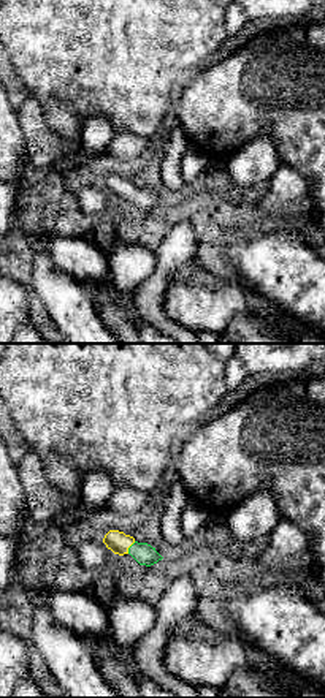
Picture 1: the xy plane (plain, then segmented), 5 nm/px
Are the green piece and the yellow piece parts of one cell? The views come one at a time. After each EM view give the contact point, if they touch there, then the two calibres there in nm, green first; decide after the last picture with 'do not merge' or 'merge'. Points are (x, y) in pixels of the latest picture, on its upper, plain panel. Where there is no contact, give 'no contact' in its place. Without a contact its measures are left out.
meets green at (129, 193); 110 nm thick on the green side, 110 nm on the other

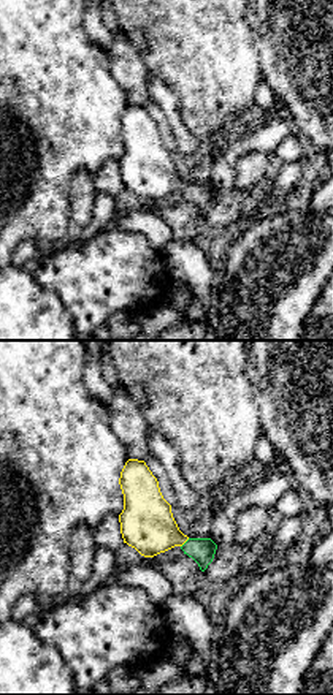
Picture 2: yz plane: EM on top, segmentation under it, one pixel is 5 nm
meets green at (184, 189); 130 nm thick on the green side, 280 nm on the other

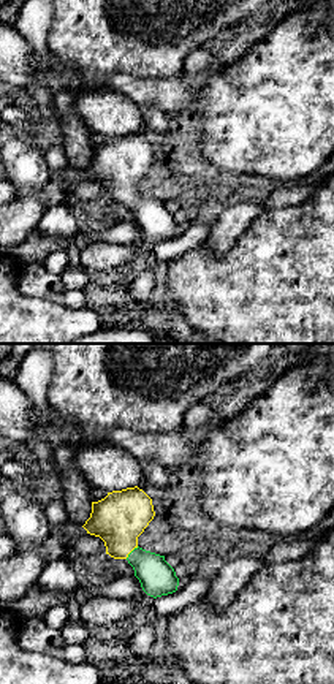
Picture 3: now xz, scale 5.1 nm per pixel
meets green at (132, 197); 180 nm thick on the green side, 260 nm on the other

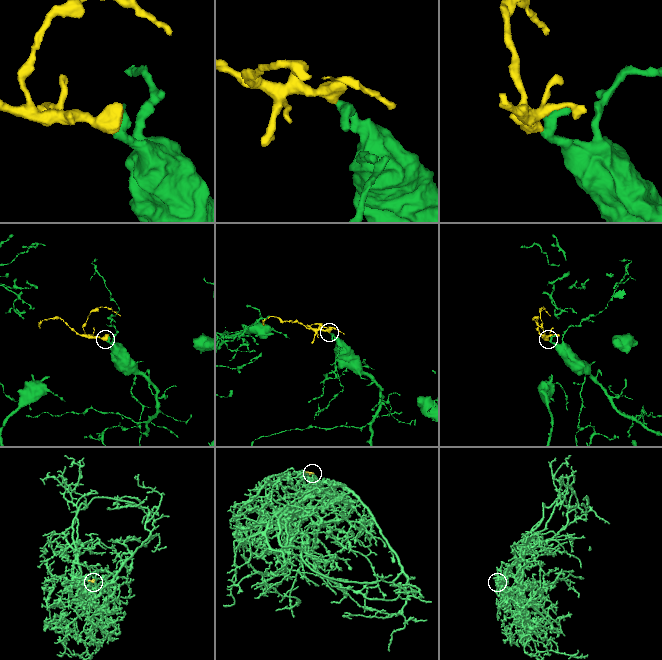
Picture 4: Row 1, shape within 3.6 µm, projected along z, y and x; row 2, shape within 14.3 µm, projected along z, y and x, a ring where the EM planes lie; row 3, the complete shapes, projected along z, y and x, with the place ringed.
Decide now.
merge

